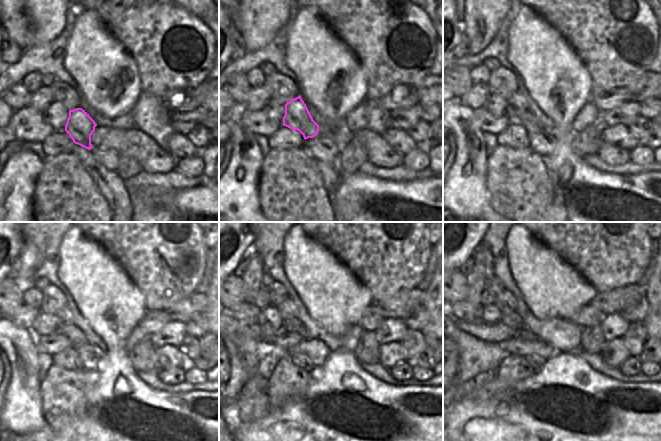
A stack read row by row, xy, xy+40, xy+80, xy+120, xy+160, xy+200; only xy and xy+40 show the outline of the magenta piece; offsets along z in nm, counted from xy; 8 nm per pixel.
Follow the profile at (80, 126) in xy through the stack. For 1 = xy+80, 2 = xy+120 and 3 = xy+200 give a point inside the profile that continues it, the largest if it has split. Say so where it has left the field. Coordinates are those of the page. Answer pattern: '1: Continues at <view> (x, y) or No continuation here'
1: Continues at xy+80 (519, 111)
2: Continues at xy+120 (67, 325)
3: Continues at xy+200 (508, 306).

